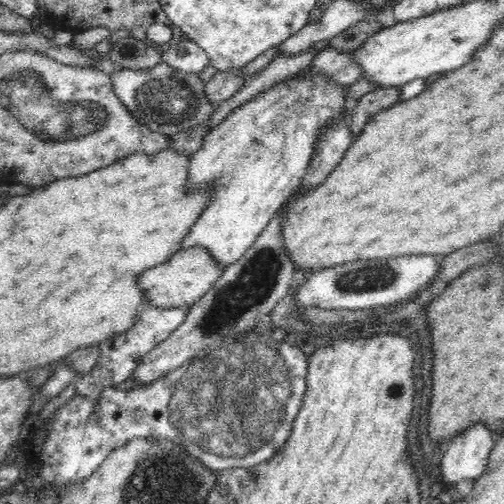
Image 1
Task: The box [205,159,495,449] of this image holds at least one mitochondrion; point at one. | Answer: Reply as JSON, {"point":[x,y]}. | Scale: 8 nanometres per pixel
{"point":[372,277]}

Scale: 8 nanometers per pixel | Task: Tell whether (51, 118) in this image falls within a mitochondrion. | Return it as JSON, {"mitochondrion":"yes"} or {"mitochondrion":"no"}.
{"mitochondrion":"yes"}

